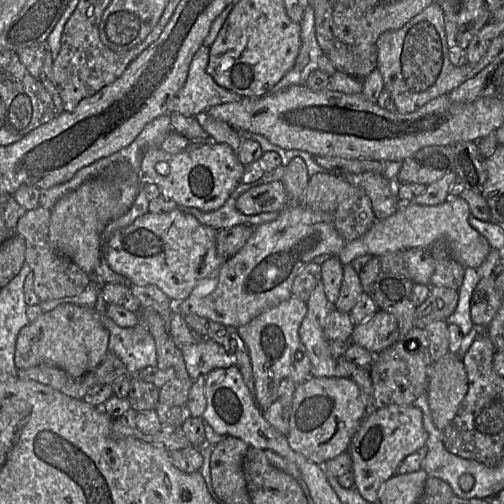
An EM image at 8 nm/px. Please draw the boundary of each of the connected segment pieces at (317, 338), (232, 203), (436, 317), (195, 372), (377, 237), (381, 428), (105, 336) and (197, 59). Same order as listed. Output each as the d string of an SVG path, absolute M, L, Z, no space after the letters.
M322 280L307 301L307 313L299 327L299 337L311 363L311 376L315 378L350 378L357 367L344 356L334 356L330 341L324 334L326 318L332 306L324 293Z
M258 181L250 184L239 184L231 193L224 205L215 211L201 211L193 207L178 206L183 213L191 214L201 224L210 226L214 229L228 229L237 225L251 226L253 228L276 220L279 212L267 212L257 215L245 215L236 208L237 199L248 190L258 186Z
M431 286L426 300L416 308L414 326L425 329L435 321L446 321L458 303L458 291L448 287Z
M199 338L196 342L180 349L187 372L193 381L214 369L236 365L236 358L211 339Z
M451 196L438 205L419 205L402 203L391 216L375 220L371 228L361 237L345 242L338 254L343 265L364 254L380 255L410 248L428 249L437 239L447 241L452 257L464 267L479 267L488 254L491 246L487 238L469 224L471 211L467 202L460 196Z
M415 405L388 406L375 410L362 423L348 448L355 488L362 498L368 503L379 502L379 490L382 485L396 474L397 468L406 457L425 446L427 439L422 411Z
M62 304L20 330L14 353L15 366L24 370L48 365L60 368L73 377L80 377L101 363L108 351L109 335L101 315L94 308Z
M202 45L193 56L184 86L168 104L169 113L196 117L216 105L239 101L242 96L219 86L207 73L210 49Z

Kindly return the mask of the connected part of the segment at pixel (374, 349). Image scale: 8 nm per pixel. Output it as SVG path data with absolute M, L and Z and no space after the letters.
M378 311L354 327L350 340L372 354L378 354L391 347L400 338L396 318L387 312Z

